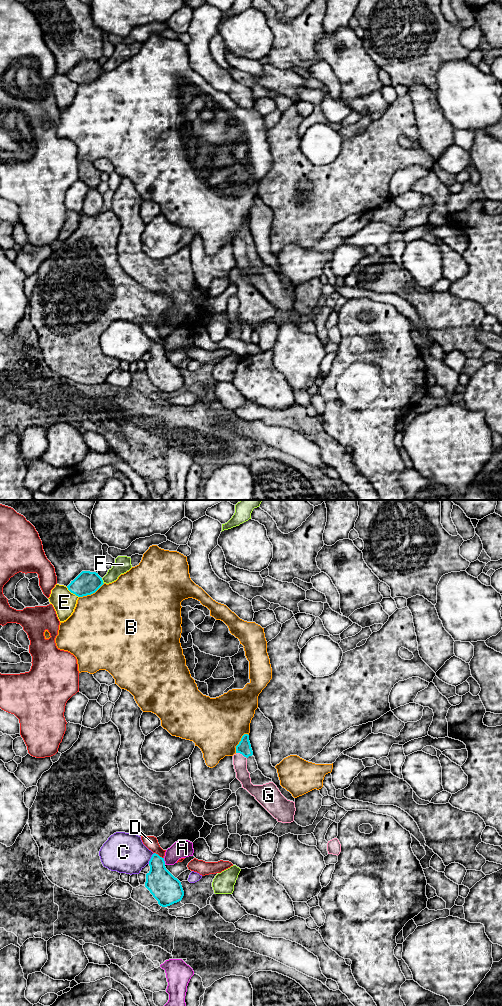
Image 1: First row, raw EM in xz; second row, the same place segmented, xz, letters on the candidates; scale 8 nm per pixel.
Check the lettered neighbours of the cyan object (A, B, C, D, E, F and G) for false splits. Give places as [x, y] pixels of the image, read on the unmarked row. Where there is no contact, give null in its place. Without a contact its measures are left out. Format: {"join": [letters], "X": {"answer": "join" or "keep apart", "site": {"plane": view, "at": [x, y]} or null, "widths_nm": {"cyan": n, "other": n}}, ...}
{"join": ["G"], "A": {"answer": "keep apart", "site": {"plane": "xz", "at": [164, 349]}, "widths_nm": {"cyan": 240, "other": 140}}, "B": {"answer": "keep apart", "site": {"plane": "xz", "at": [91, 81]}, "widths_nm": {"cyan": 190, "other": 480}}, "C": {"answer": "keep apart", "site": {"plane": "xz", "at": [151, 346]}, "widths_nm": {"cyan": 220, "other": 320}}, "D": {"answer": "keep apart", "site": {"plane": "xz", "at": [158, 343]}, "widths_nm": {"cyan": 220, "other": 110}}, "E": {"answer": "keep apart", "site": {"plane": "xz", "at": [72, 80]}, "widths_nm": {"cyan": 190, "other": 190}}, "F": {"answer": "keep apart", "site": {"plane": "xz", "at": [102, 69]}, "widths_nm": {"cyan": 190, "other": 130}}, "G": {"answer": "join", "site": {"plane": "xz", "at": [241, 241]}, "widths_nm": {"cyan": 110, "other": 110}}}

